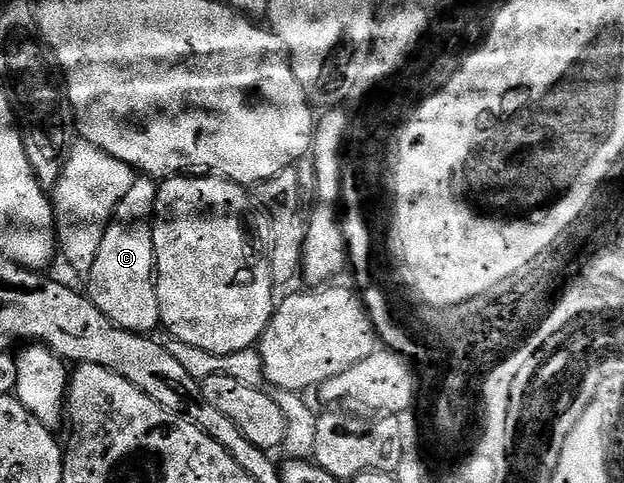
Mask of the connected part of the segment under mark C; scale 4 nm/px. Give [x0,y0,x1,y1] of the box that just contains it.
[87,177,162,333]

